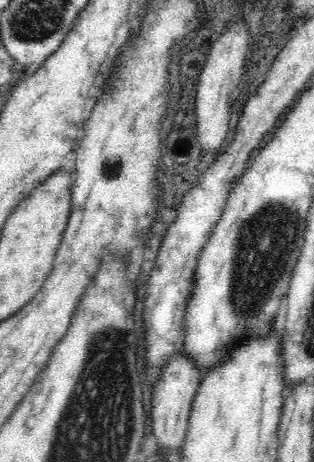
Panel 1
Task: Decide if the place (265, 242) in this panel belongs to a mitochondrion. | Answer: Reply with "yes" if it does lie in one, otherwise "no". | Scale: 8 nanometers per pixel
yes

